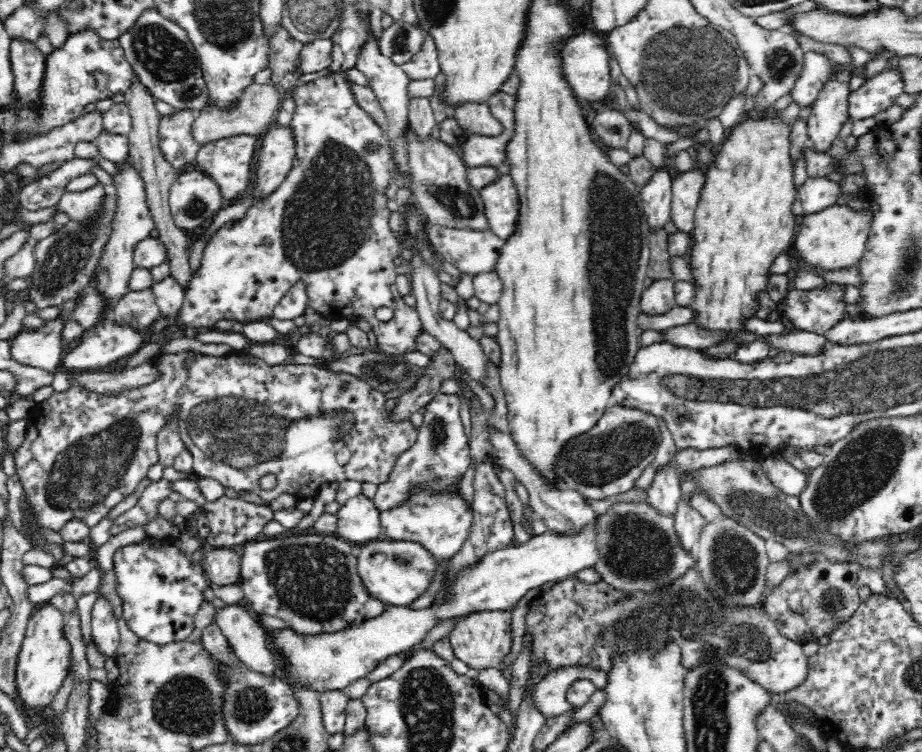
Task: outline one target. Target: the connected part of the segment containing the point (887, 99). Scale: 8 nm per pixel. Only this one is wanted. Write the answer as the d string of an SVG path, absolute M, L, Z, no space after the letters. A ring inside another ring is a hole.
M900 66L877 74L853 92L850 117L852 120L867 119L884 114L903 92L906 92L906 82Z

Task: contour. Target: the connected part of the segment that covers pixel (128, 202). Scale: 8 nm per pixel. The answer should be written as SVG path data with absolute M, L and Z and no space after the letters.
M128 156L124 161L116 163L116 172L111 175L113 185L110 190L114 194L115 212L110 222L112 232L104 248L104 265L108 267L105 268L105 274L100 280L100 291L111 298L123 297L128 292L127 281L136 267L133 259L136 245L141 240L148 238L150 232L155 228L152 211L148 205L146 183L136 165Z

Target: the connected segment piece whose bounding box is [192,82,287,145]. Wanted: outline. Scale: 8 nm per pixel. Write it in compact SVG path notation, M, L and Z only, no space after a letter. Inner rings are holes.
M271 82L269 84L252 84L249 88L246 88L245 95L242 96L242 106L236 112L230 115L222 115L222 113L216 112L215 108L207 106L197 113L192 126L194 139L204 145L223 137L237 136L239 133L266 134L278 117L286 95L287 93L282 91L280 85L276 86Z

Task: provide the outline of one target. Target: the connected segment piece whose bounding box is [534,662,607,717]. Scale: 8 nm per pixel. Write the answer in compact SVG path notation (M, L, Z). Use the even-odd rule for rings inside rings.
M589 662L556 666L534 688L536 706L547 717L567 714L574 707L566 703L566 694L578 680L590 680L598 689L603 690L607 684L607 671Z

